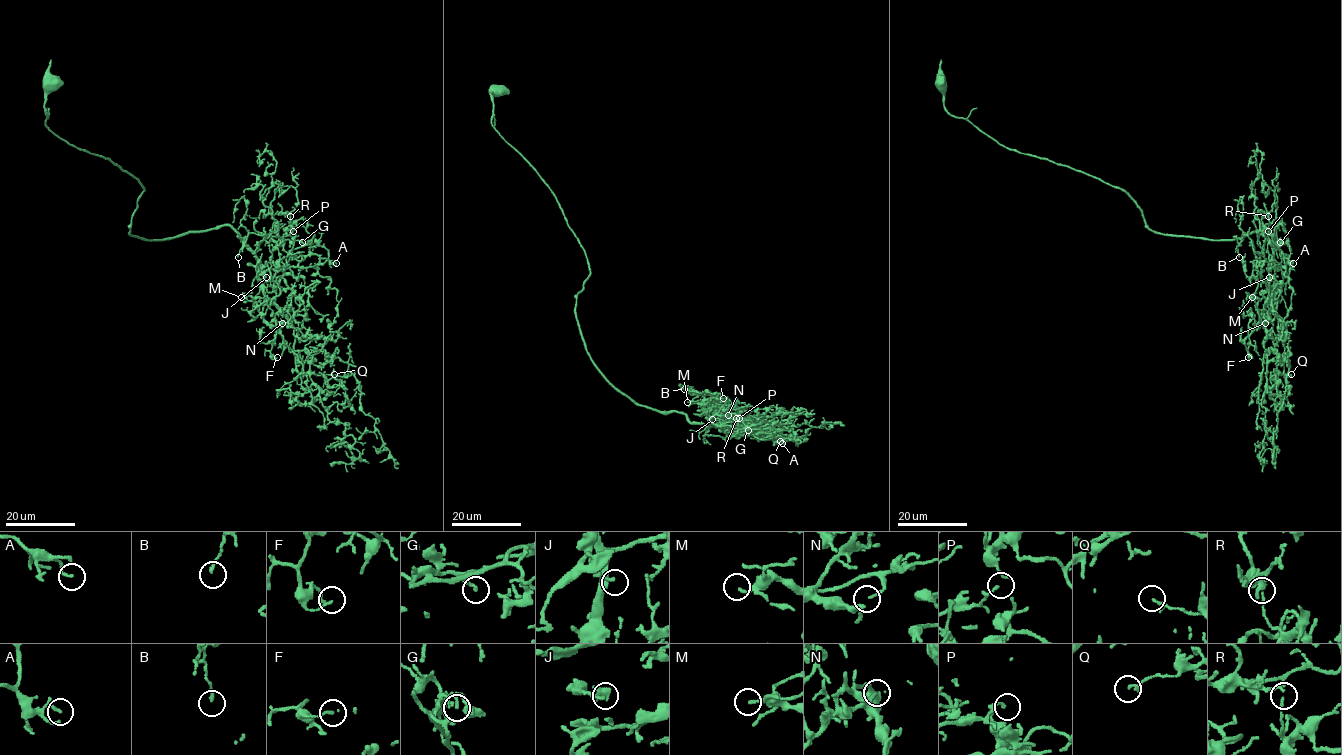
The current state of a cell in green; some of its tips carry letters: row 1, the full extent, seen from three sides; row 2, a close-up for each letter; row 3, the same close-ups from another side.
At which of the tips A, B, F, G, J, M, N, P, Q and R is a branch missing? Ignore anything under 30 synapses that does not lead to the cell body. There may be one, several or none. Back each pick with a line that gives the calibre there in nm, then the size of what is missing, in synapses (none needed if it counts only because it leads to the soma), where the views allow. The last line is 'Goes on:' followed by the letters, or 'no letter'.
Goes on: no letter

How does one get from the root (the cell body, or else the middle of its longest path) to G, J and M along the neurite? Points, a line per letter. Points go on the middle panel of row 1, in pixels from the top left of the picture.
G: (497, 89), (492, 124), (550, 190), (587, 256), (575, 317), (594, 365), (639, 404), (725, 433), (748, 430)
J: (497, 89), (492, 124), (550, 190), (587, 256), (575, 317), (592, 363), (639, 404), (712, 419)
M: (497, 89), (492, 124), (587, 256), (575, 317), (592, 363), (691, 423), (709, 426), (725, 401), (687, 402)

